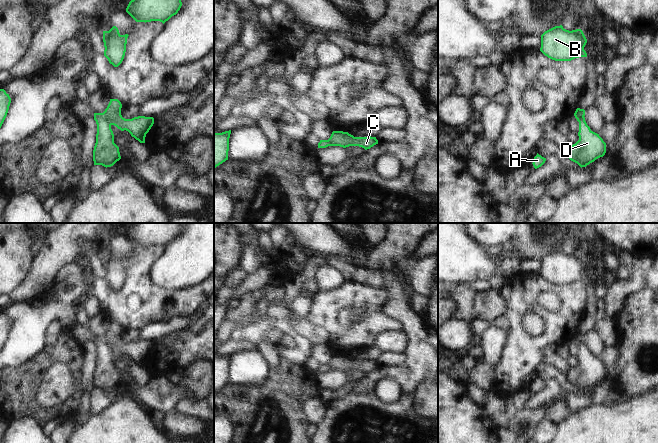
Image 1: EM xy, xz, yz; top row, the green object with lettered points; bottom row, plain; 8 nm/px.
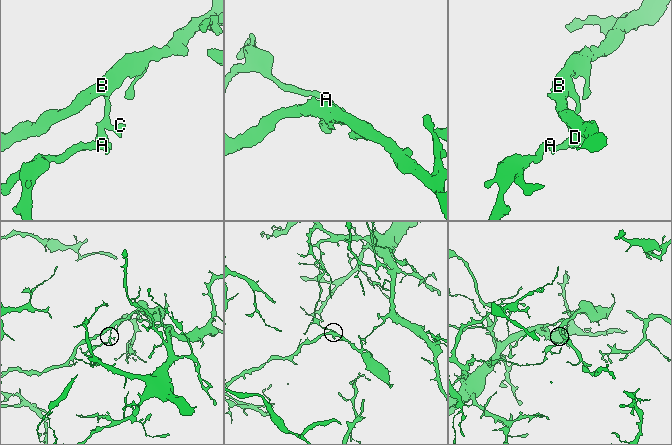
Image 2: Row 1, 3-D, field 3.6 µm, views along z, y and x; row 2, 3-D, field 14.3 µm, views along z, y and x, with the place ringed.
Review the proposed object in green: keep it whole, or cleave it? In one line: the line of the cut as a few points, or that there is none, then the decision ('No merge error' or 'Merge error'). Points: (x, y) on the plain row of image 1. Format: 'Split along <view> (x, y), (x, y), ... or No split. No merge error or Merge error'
Split along xy (103, 336), (105, 344), (110, 349). Merge error.

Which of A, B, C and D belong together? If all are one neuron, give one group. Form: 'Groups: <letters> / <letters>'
Groups: A D / B C.

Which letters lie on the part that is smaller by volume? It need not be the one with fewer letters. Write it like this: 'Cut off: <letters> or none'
Cut off: B, C

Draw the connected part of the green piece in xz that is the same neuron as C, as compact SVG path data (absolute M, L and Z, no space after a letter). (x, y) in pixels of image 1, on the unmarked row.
M333 355L328 365L330 370L340 370L343 372L349 370L359 370L365 374L370 373L374 369L378 368L376 361L354 361L348 356L343 355Z

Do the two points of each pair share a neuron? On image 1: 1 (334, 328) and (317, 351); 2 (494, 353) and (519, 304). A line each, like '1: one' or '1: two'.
1: two
2: two

